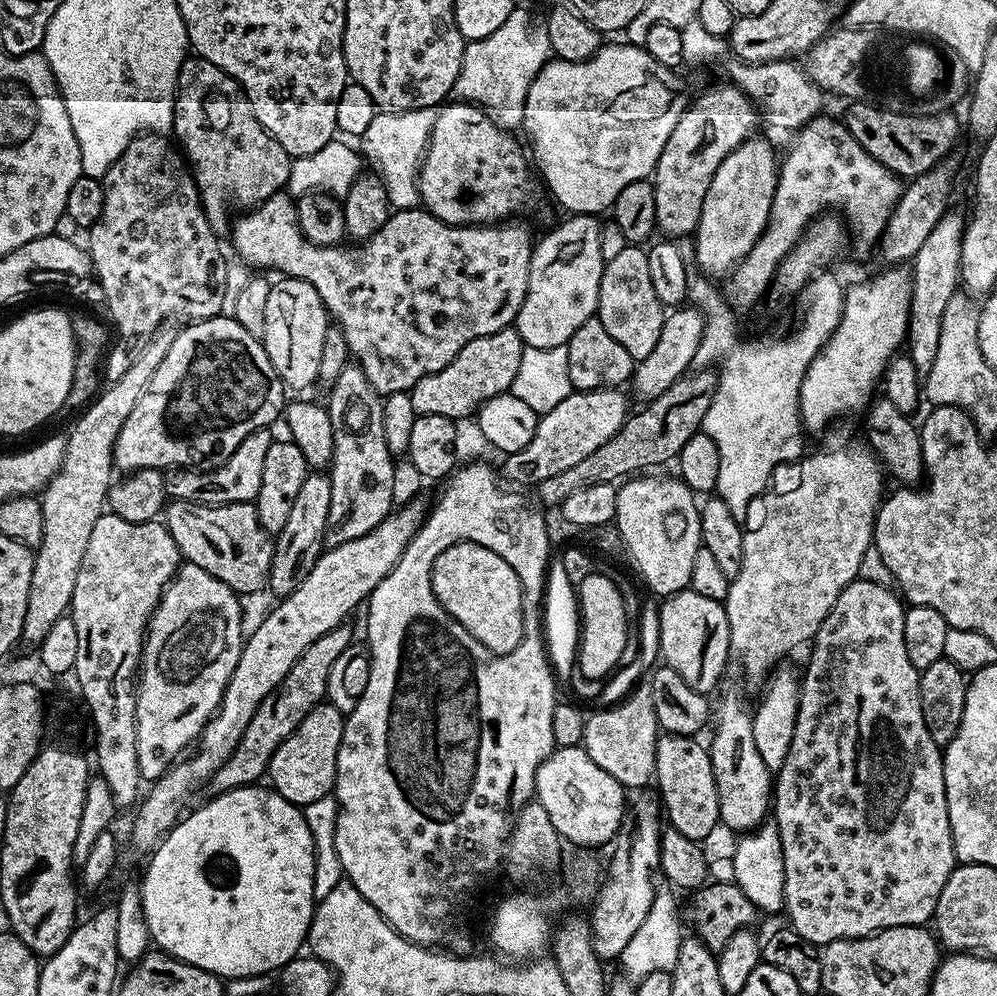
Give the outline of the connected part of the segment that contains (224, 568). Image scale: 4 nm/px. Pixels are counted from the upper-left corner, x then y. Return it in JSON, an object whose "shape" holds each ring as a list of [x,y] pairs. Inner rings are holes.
{"shape":[[[172,500],[162,513],[162,523],[174,538],[181,557],[194,566],[202,566],[206,574],[214,574],[218,582],[226,582],[238,594],[256,592],[267,585],[270,562],[274,558],[274,536],[258,522],[255,503],[246,504],[195,504]]]}

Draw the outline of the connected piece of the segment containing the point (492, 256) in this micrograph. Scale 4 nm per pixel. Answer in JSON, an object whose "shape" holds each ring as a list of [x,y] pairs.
{"shape":[[[277,194],[263,200],[255,208],[245,211],[240,221],[233,223],[230,228],[230,241],[236,247],[236,252],[244,264],[256,270],[268,270],[264,268],[277,268],[280,274],[285,277],[293,276],[299,280],[310,282],[314,290],[318,290],[318,298],[322,298],[324,308],[328,311],[329,317],[340,327],[342,334],[348,343],[348,351],[351,359],[359,364],[360,369],[366,374],[370,386],[374,391],[380,393],[381,397],[392,395],[395,392],[411,393],[412,387],[426,374],[434,374],[450,362],[462,350],[462,346],[469,344],[474,338],[482,338],[486,334],[494,334],[498,330],[509,327],[515,321],[518,310],[526,298],[526,282],[528,281],[528,271],[530,270],[530,258],[534,247],[534,236],[528,233],[528,228],[520,222],[501,222],[498,224],[469,224],[461,226],[459,224],[447,224],[423,207],[402,208],[393,211],[389,215],[387,222],[366,241],[357,243],[356,248],[347,248],[347,243],[341,242],[332,244],[329,248],[320,248],[317,244],[310,243],[309,240],[300,233],[300,223],[296,217],[296,205],[293,197],[287,194]]]}

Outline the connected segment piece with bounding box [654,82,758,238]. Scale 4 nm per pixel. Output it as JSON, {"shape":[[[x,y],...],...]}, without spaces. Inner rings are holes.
{"shape":[[[725,82],[721,88],[712,88],[693,99],[680,116],[674,134],[656,163],[654,206],[656,227],[668,238],[680,238],[695,233],[696,223],[706,198],[706,190],[726,154],[735,150],[743,140],[757,131],[758,109],[742,90]],[[756,128],[756,129],[755,129]]]}

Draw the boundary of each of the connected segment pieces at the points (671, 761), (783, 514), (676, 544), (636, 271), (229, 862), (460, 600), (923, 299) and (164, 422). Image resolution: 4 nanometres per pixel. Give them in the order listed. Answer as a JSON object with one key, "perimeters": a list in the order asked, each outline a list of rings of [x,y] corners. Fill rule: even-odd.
{"perimeters":[[[[661,735],[656,741],[654,784],[671,828],[678,830],[678,834],[686,834],[686,838],[704,842],[720,824],[720,799],[714,782],[712,757],[700,742],[691,736]]],[[[827,436],[823,437],[824,445],[817,452],[809,451],[799,461],[800,477],[796,485],[774,497],[760,525],[749,527],[744,533],[742,570],[729,581],[728,597],[722,603],[730,622],[731,646],[746,652],[748,666],[743,671],[749,677],[763,679],[770,666],[785,657],[782,655],[811,641],[838,594],[861,575],[864,555],[874,544],[876,510],[886,492],[882,465],[863,439]]],[[[640,474],[625,479],[617,487],[614,522],[622,534],[624,552],[640,571],[648,592],[656,598],[667,598],[675,592],[685,591],[690,585],[694,554],[698,554],[702,547],[700,510],[697,497],[683,480],[675,475],[652,475],[656,474]]],[[[627,246],[610,261],[604,262],[596,316],[610,335],[628,351],[632,360],[646,358],[646,354],[654,350],[658,334],[662,334],[665,315],[665,305],[660,303],[658,294],[654,294],[654,285],[650,282],[650,262],[643,247]]],[[[264,786],[232,788],[229,792],[217,792],[211,797],[213,800],[206,801],[201,808],[194,809],[192,813],[189,811],[156,845],[147,861],[149,864],[148,869],[144,872],[144,881],[139,881],[138,884],[151,943],[159,951],[168,953],[176,960],[193,964],[228,980],[243,976],[257,976],[263,972],[271,973],[273,970],[283,968],[284,965],[301,955],[308,939],[308,929],[312,926],[316,847],[314,838],[310,834],[310,826],[306,826],[304,813],[297,805],[291,804],[289,800],[279,796],[271,787],[260,787]]],[[[464,540],[462,543],[455,543],[452,548],[447,548],[438,554],[434,560],[434,566],[431,567],[431,589],[434,590],[435,597],[438,598],[439,604],[447,610],[451,616],[459,622],[470,635],[478,639],[493,655],[501,656],[502,654],[512,653],[515,646],[522,640],[522,634],[524,633],[524,617],[525,613],[521,610],[521,580],[517,574],[514,573],[513,567],[500,555],[495,554],[488,548],[480,546],[476,541]]],[[[945,211],[942,219],[934,226],[934,230],[930,230],[926,242],[922,242],[918,254],[910,261],[912,301],[908,319],[906,354],[914,362],[914,370],[921,378],[928,376],[930,366],[934,366],[934,357],[938,354],[938,338],[942,334],[942,314],[946,314],[946,305],[958,292],[965,223],[965,213]]],[[[218,315],[210,317],[209,320],[198,320],[189,323],[181,328],[184,329],[179,329],[176,332],[170,350],[166,350],[166,358],[162,358],[158,370],[154,370],[154,378],[150,378],[150,382],[144,393],[141,394],[139,402],[134,406],[134,410],[130,410],[130,418],[126,418],[122,430],[118,430],[118,438],[114,442],[114,450],[112,451],[112,463],[119,471],[121,468],[121,473],[137,472],[139,468],[158,468],[161,470],[169,468],[211,470],[217,468],[228,461],[230,454],[234,454],[234,450],[238,450],[242,438],[246,438],[251,432],[259,428],[275,425],[275,420],[279,421],[281,419],[286,407],[286,399],[284,400],[284,395],[286,395],[285,386],[280,381],[279,374],[274,370],[263,343],[255,340],[250,334],[246,334],[246,330],[242,330],[242,326],[238,326],[236,320]]]]}

